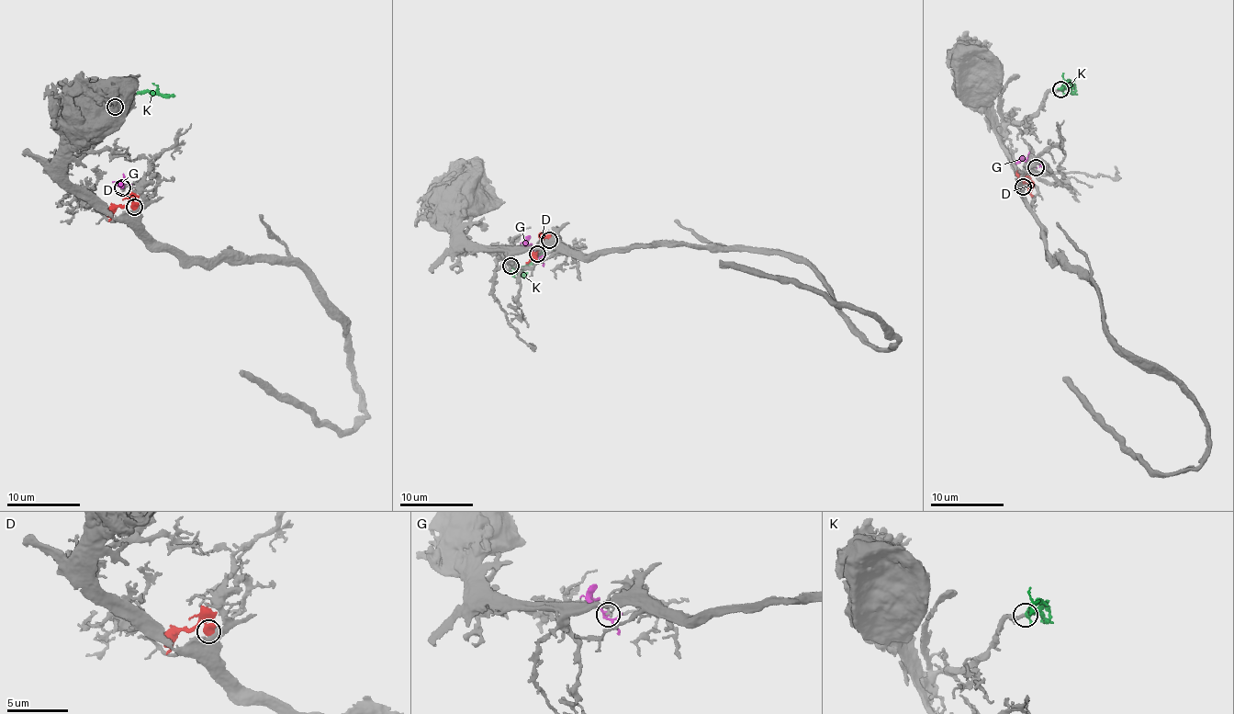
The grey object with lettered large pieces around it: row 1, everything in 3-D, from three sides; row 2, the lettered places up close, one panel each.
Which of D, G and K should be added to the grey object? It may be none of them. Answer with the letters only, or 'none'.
K

